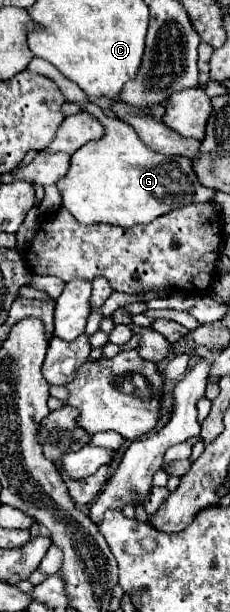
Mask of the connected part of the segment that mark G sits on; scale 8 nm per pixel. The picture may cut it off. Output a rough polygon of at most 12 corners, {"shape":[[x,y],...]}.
{"shape":[[34,57],[104,137],[56,183],[82,225],[132,227],[204,203],[192,161],[148,149],[74,81]]}

